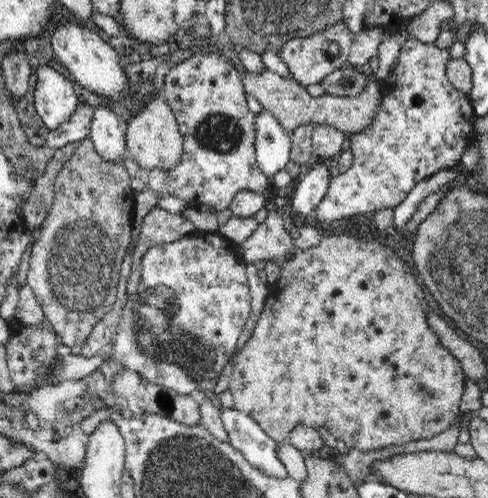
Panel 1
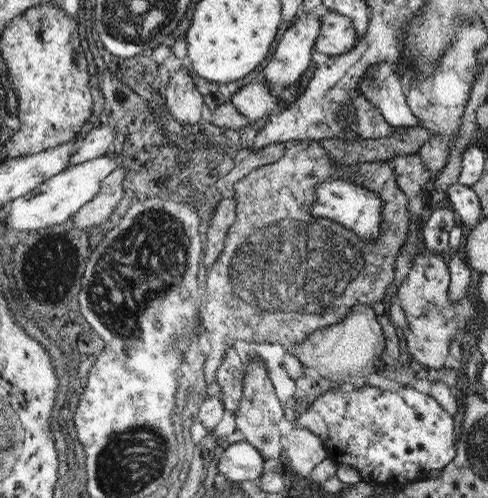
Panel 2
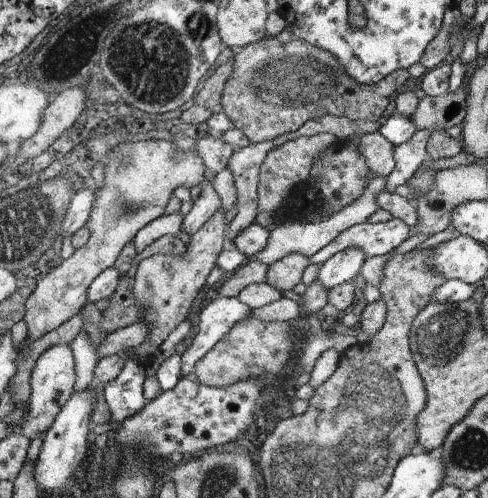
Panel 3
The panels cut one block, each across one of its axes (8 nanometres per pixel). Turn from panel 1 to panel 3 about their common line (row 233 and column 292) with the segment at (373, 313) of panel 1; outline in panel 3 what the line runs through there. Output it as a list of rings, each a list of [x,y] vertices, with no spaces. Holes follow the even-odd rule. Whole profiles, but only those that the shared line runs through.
[[[291,254],[281,262],[273,262],[267,268],[267,284],[281,290],[291,290],[295,284],[301,282],[303,270],[309,266],[309,258],[303,254]]]

